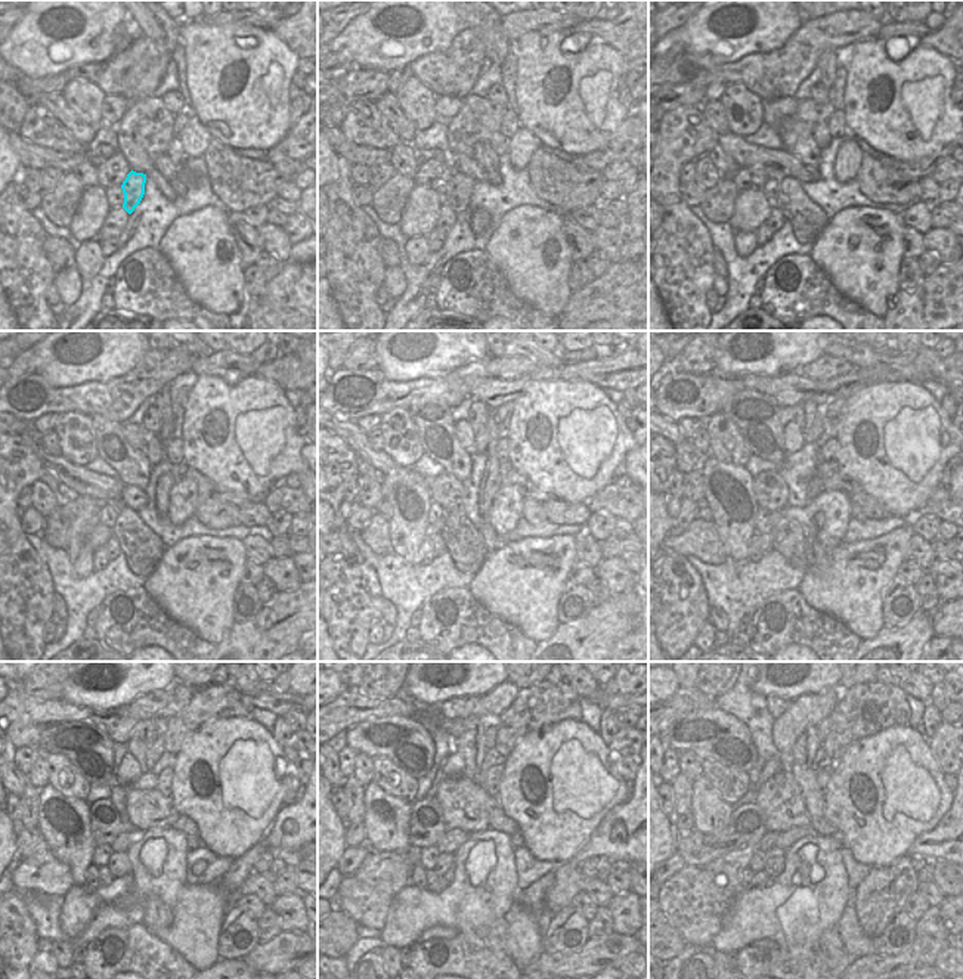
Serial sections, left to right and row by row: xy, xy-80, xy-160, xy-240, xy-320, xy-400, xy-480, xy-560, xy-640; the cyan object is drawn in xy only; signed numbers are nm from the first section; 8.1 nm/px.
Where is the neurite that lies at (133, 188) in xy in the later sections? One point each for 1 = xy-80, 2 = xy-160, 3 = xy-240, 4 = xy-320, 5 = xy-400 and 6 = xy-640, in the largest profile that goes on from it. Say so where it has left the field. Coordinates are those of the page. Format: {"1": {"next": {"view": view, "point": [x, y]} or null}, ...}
{"1": {"next": {"view": "xy-80", "point": [463, 185]}}, "2": {"next": {"view": "xy-160", "point": [808, 220]}}, "3": {"next": {"view": "xy-240", "point": [142, 548]}}, "4": {"next": {"view": "xy-320", "point": [464, 542]}}, "5": {"next": {"view": "xy-400", "point": [787, 538]}}, "6": {"next": {"view": "xy-640", "point": [770, 866]}}}

